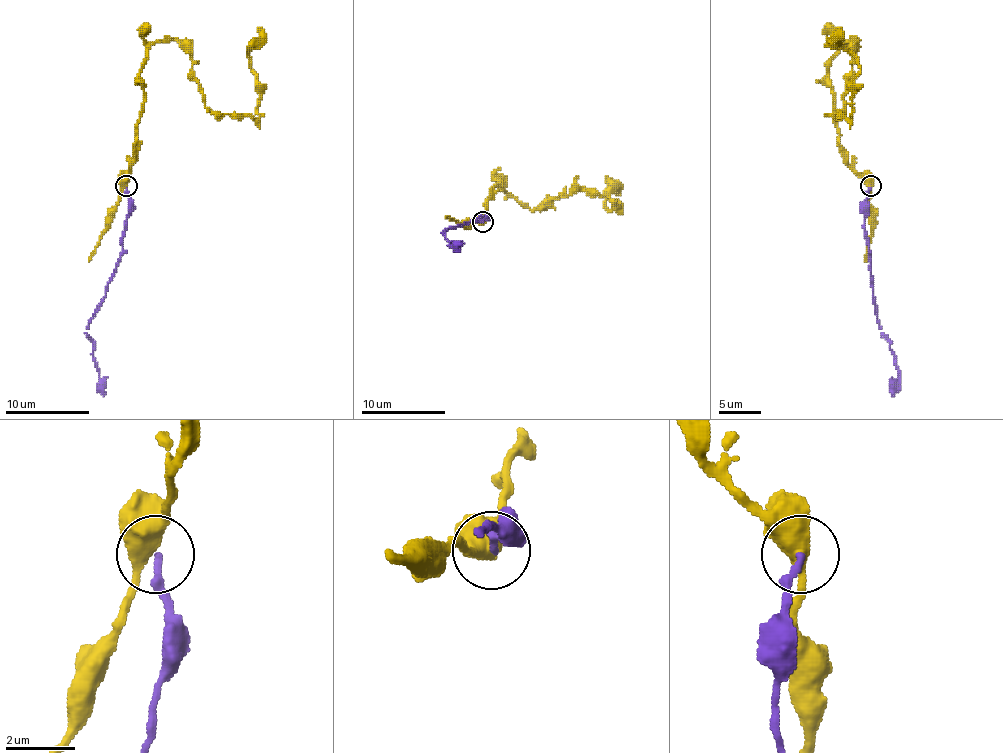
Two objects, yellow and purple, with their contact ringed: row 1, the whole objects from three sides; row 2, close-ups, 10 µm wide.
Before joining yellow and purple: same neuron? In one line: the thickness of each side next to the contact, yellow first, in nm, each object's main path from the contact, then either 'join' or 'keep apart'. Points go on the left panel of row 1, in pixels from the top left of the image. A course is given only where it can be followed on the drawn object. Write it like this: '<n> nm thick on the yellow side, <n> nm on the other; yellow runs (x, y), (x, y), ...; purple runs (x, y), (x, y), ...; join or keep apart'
480 nm thick on the yellow side, 220 nm on the other; yellow runs (126, 185), (148, 48), (175, 40), (190, 55), (204, 105), (257, 118), (249, 48), (263, 29); purple runs (126, 185), (122, 253), (103, 301), (86, 329), (99, 390), (103, 396); keep apart

